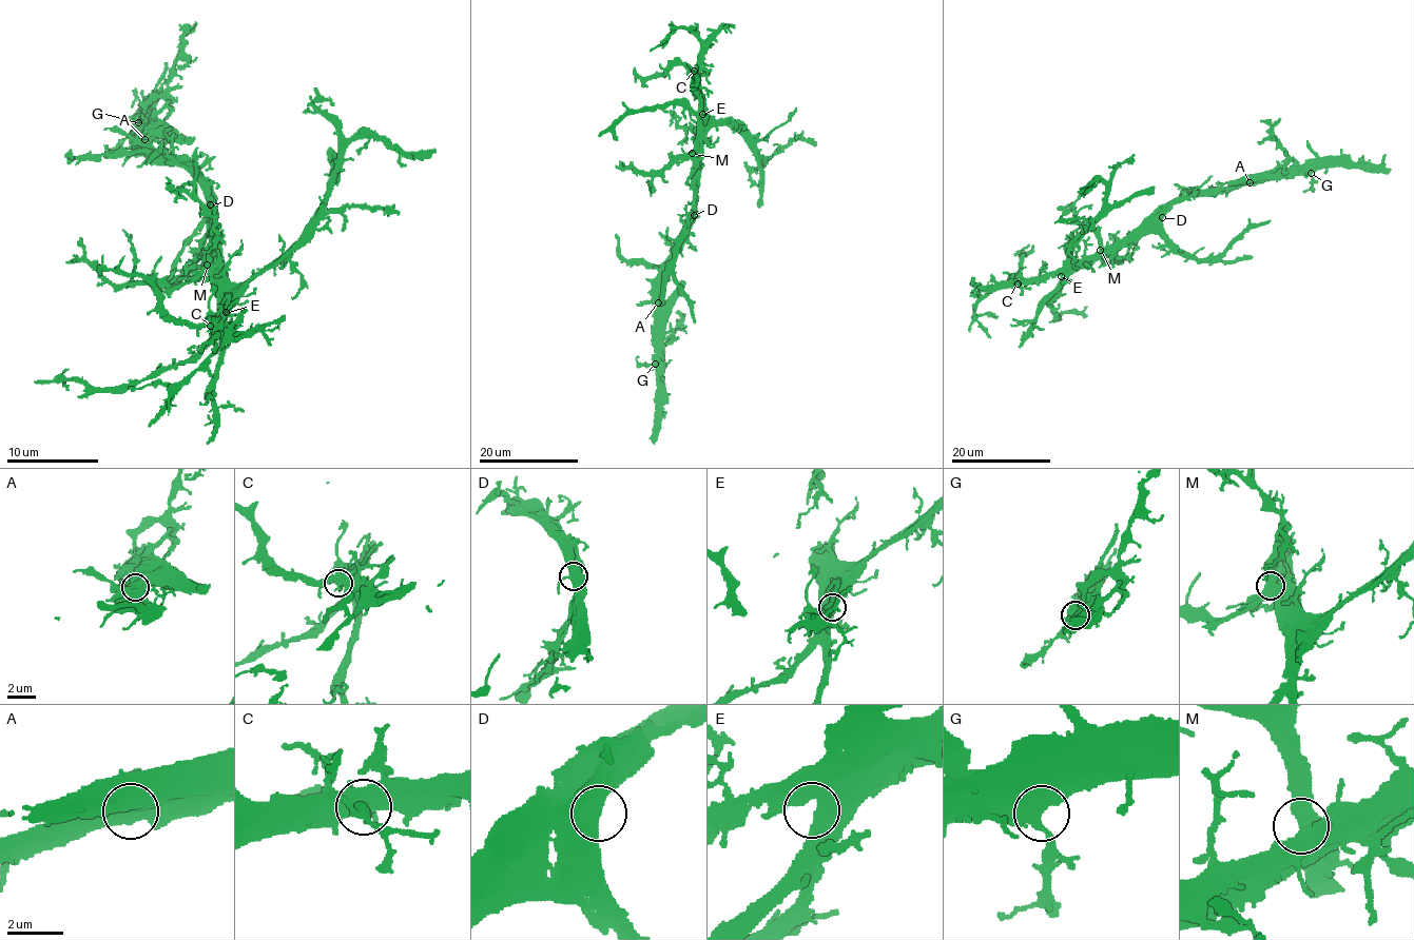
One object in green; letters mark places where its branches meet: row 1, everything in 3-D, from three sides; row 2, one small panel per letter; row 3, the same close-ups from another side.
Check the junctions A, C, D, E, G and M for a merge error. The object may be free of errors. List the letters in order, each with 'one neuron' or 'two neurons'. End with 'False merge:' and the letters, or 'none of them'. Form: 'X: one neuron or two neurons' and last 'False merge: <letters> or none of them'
A: one neuron
C: one neuron
D: one neuron
E: one neuron
G: one neuron
M: one neuron
False merge: none of them

